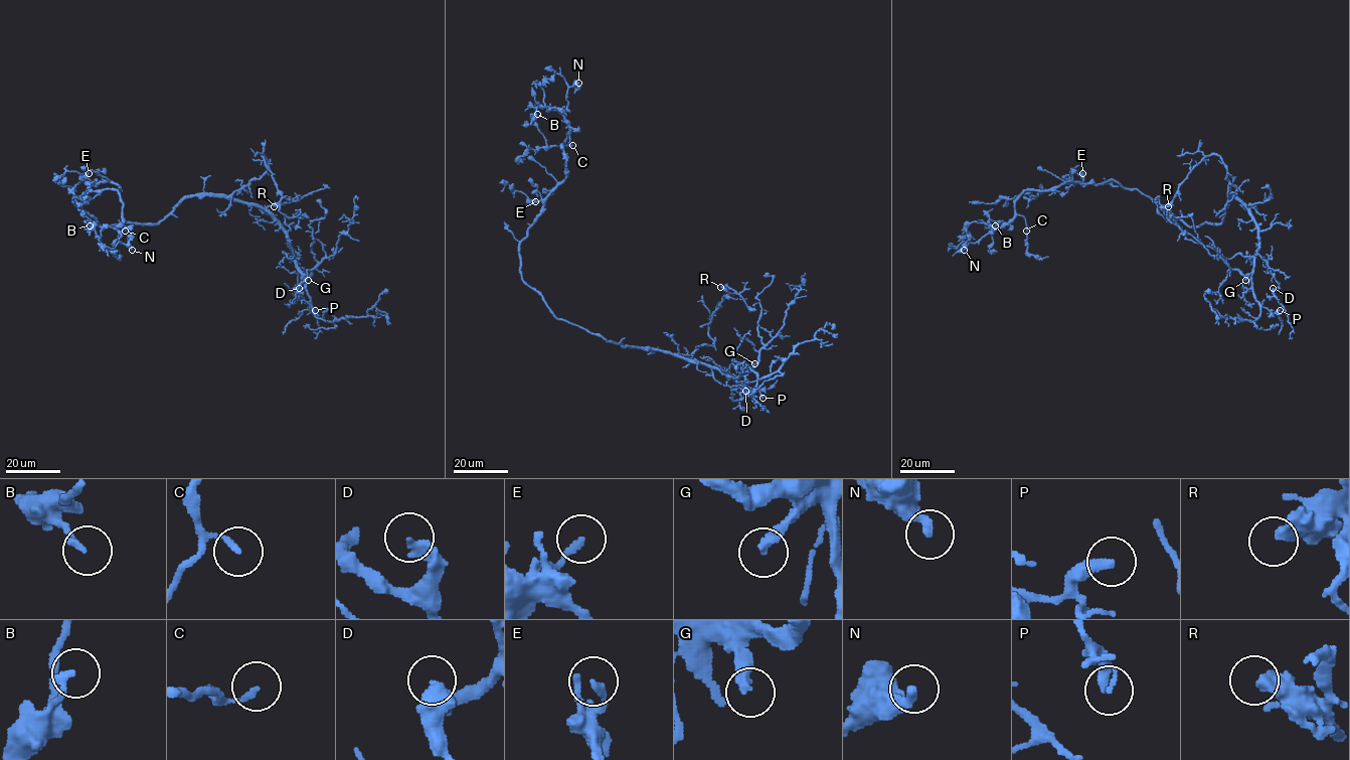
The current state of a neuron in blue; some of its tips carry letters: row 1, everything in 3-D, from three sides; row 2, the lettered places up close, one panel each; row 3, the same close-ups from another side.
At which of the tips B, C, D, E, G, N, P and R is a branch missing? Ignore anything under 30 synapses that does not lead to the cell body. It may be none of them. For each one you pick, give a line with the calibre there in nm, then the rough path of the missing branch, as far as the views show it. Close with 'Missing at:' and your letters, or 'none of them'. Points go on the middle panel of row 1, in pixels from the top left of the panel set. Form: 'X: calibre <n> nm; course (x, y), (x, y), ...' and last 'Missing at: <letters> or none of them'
G: calibre 320 nm; course (754, 363), (787, 341), (786, 323), (792, 319), (796, 320), (793, 336)
Missing at: G

